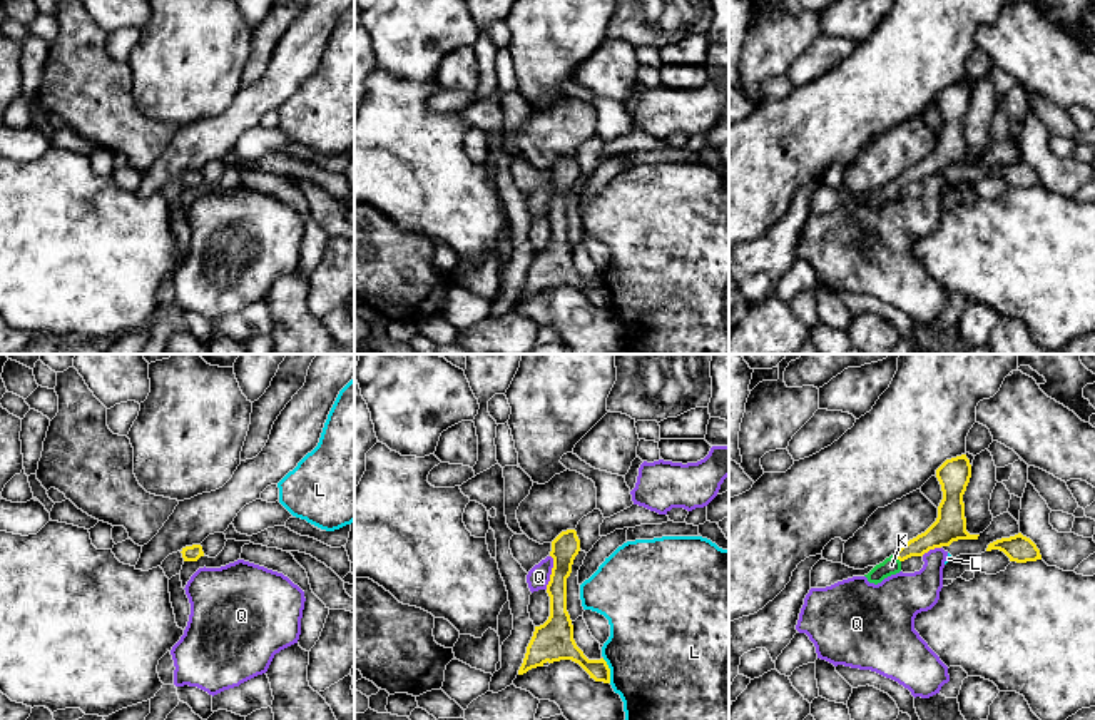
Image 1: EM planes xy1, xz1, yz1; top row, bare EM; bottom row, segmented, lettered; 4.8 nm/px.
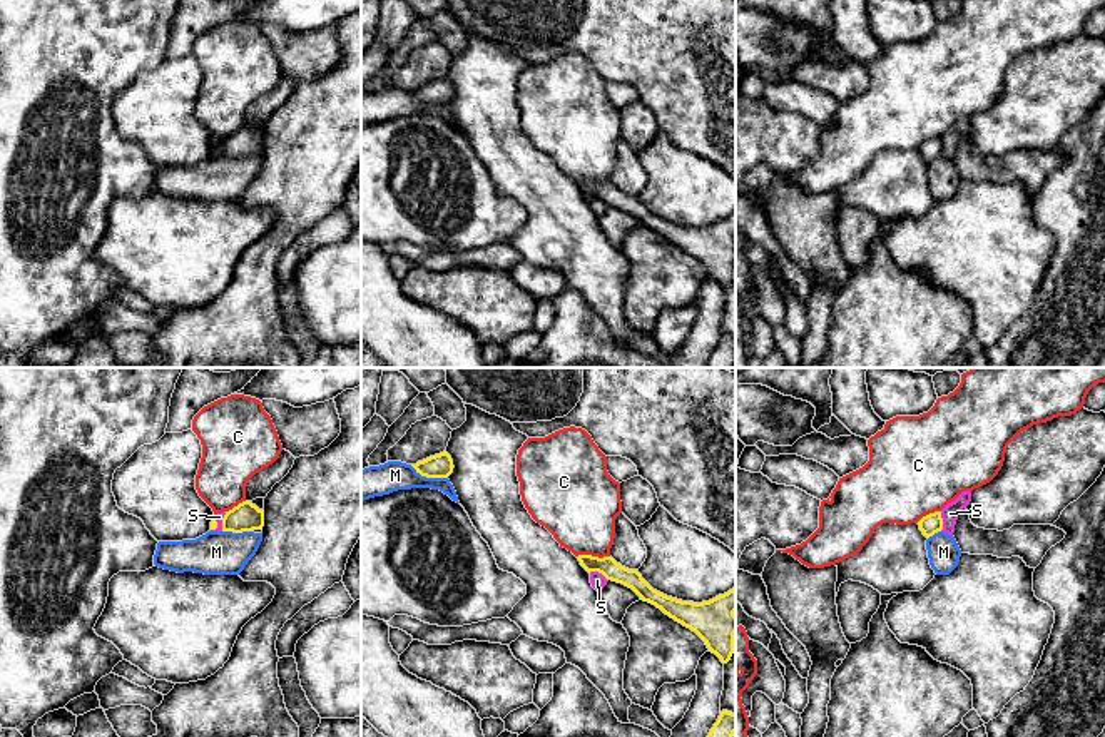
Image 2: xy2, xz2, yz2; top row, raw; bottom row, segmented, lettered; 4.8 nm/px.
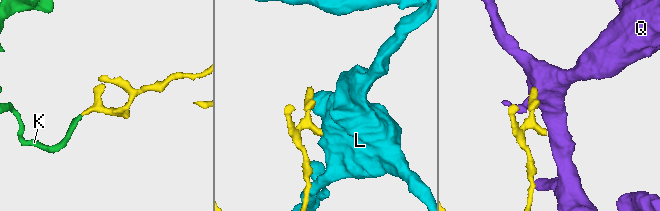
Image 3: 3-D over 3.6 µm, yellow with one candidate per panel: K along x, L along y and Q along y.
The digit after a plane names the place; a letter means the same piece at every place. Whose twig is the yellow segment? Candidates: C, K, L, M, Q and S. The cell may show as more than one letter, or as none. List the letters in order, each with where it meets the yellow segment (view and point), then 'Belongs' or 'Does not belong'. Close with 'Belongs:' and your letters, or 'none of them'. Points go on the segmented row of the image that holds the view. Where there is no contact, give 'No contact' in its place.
C: Touches yellow at xz2 (590, 555). Does not belong
K: Touches yellow at yz1 (896, 557). Belongs
L: Touches yellow at xz1 (609, 670). Does not belong
M: Touches yellow at xz2 (428, 477). Does not belong
Q: Touches yellow at xz1 (552, 572). Does not belong
S: Touches yellow at yz2 (942, 522). Does not belong
Belongs: K

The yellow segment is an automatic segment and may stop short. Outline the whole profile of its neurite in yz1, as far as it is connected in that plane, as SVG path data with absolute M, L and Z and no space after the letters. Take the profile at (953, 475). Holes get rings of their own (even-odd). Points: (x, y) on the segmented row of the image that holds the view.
M966 454L946 459L936 469L936 478L943 491L936 521L864 575L869 583L878 585L884 578L899 573L901 563L911 556L923 556L929 550L950 546L958 540L978 540L980 535L966 531L963 494L971 478L971 464Z

